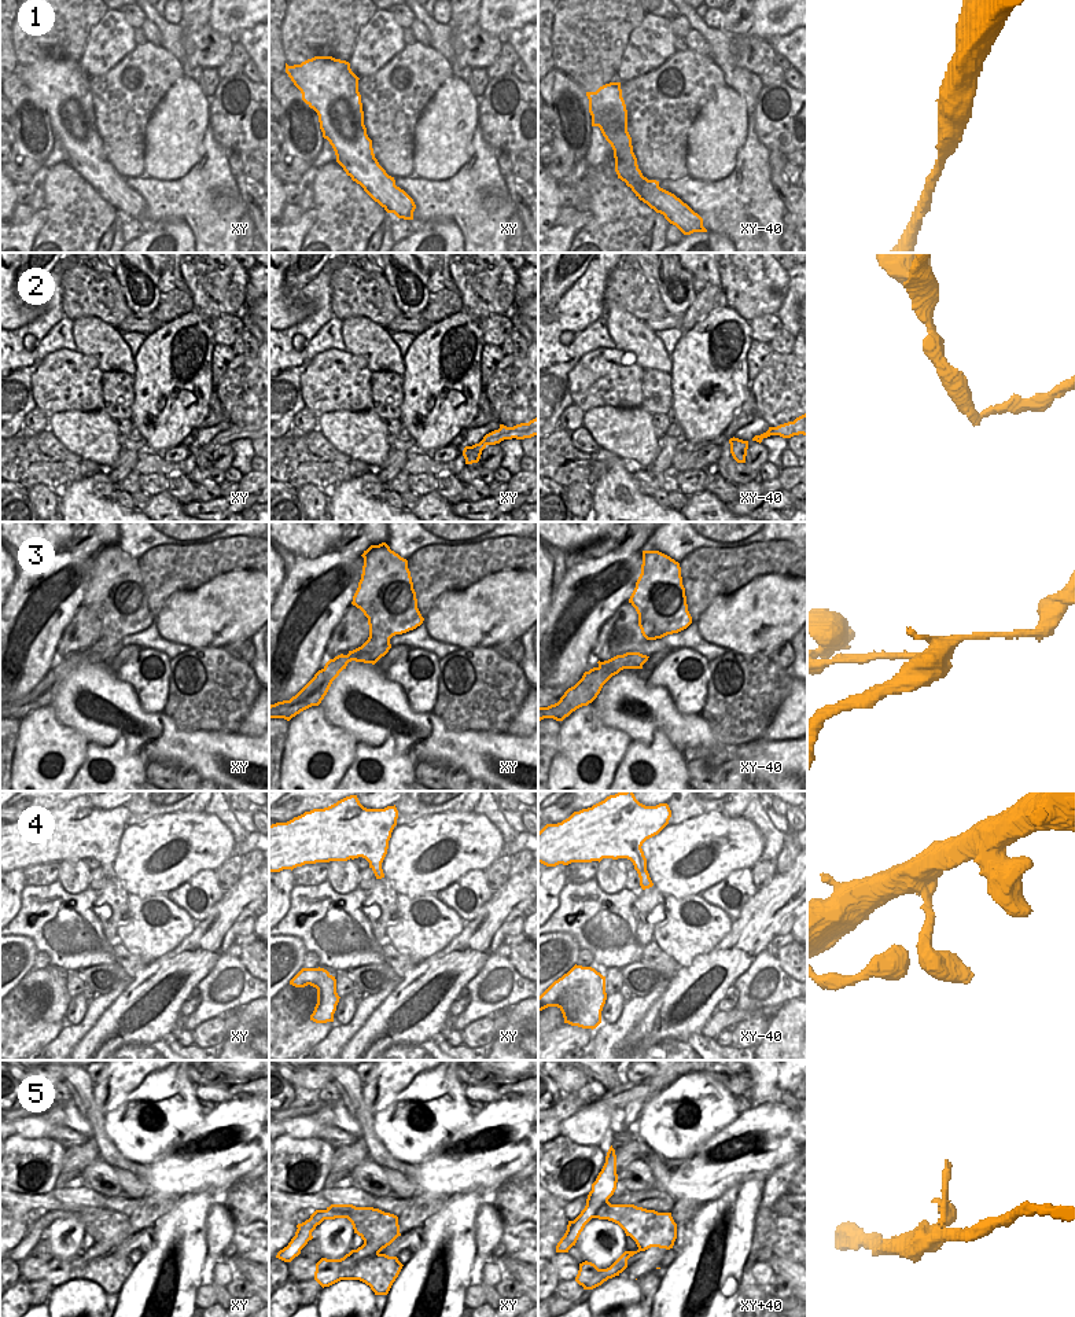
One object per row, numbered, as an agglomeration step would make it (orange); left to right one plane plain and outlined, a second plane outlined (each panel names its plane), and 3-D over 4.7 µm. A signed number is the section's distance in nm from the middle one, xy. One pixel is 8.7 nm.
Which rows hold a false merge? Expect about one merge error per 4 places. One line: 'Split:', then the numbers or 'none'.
Split: 2, 3

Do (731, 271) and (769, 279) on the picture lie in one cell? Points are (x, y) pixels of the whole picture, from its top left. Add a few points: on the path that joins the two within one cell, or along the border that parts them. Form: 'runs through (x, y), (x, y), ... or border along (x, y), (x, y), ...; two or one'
runs through (740, 271), (746, 271), (754, 279), (759, 279); one

